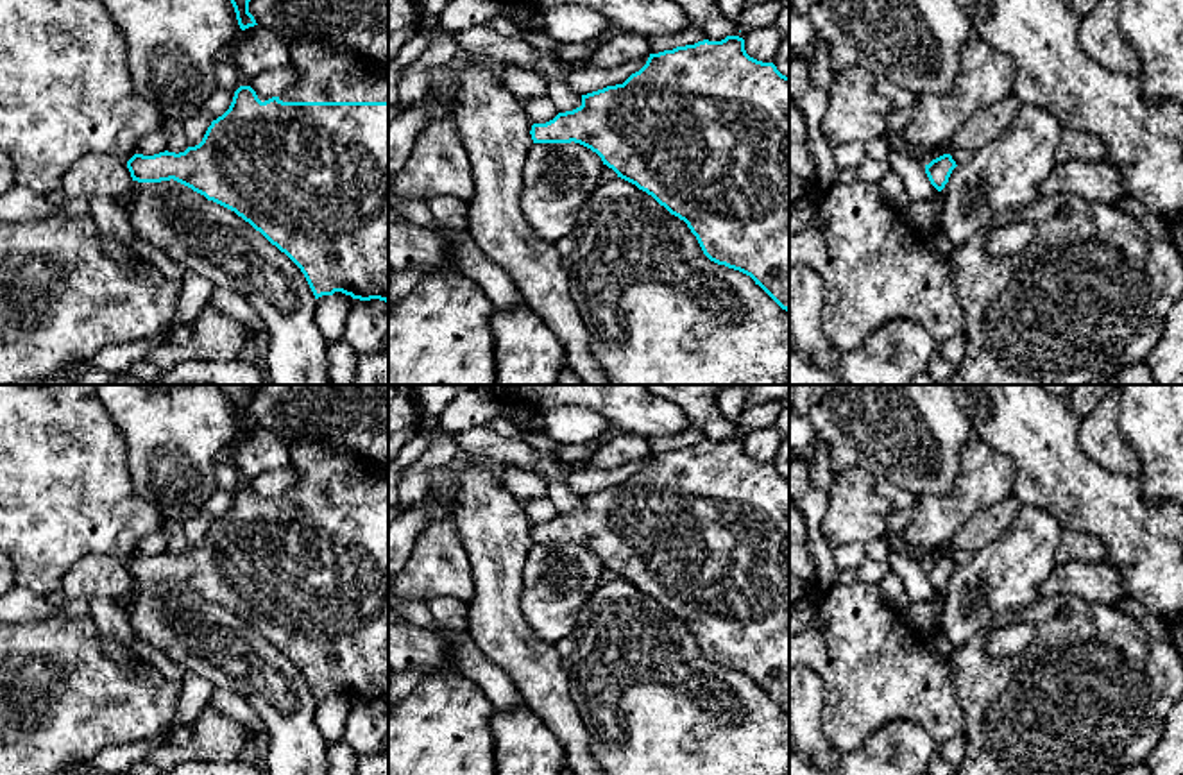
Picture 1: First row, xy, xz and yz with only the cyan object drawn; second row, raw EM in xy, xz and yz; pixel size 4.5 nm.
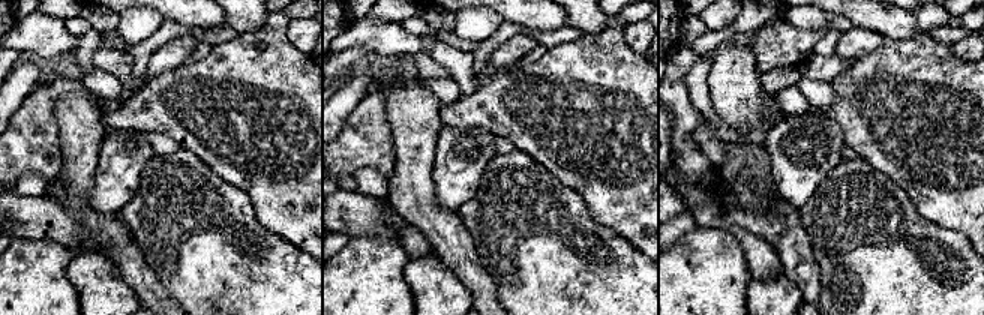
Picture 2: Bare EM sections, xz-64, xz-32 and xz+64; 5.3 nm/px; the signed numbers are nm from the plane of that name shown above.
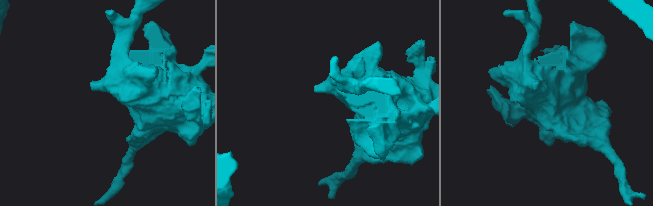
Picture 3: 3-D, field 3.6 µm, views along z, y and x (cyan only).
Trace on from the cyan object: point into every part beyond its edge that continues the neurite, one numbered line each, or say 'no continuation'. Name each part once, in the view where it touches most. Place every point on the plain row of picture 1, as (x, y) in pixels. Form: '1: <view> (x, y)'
1: xy (324, 476)

